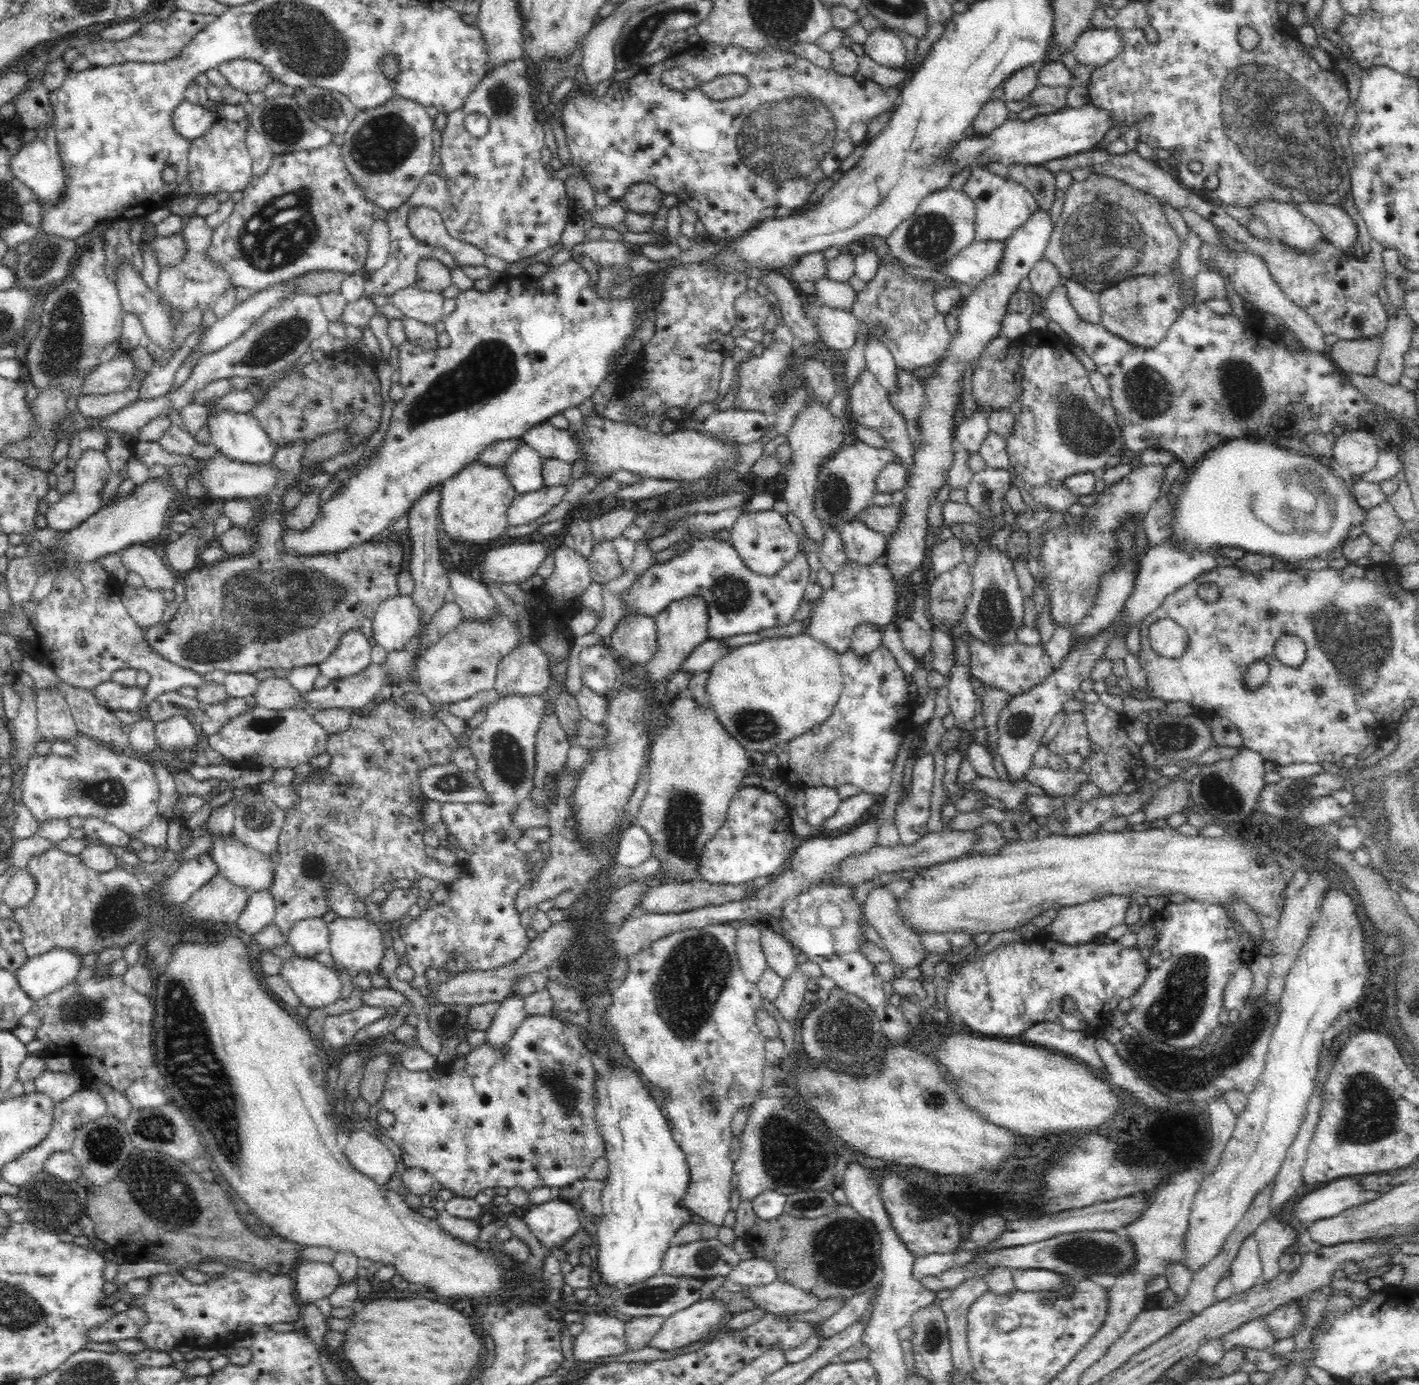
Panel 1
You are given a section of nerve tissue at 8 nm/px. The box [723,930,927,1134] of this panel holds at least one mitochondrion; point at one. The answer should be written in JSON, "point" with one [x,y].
{"point":[843,1029]}

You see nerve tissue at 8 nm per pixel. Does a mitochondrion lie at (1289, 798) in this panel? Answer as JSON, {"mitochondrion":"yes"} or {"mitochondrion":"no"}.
{"mitochondrion":"yes"}

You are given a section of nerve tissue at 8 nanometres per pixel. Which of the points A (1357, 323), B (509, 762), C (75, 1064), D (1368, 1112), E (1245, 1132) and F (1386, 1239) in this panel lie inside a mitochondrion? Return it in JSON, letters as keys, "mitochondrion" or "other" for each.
{"A":"mitochondrion","B":"mitochondrion","C":"other","D":"mitochondrion","E":"other","F":"other"}

